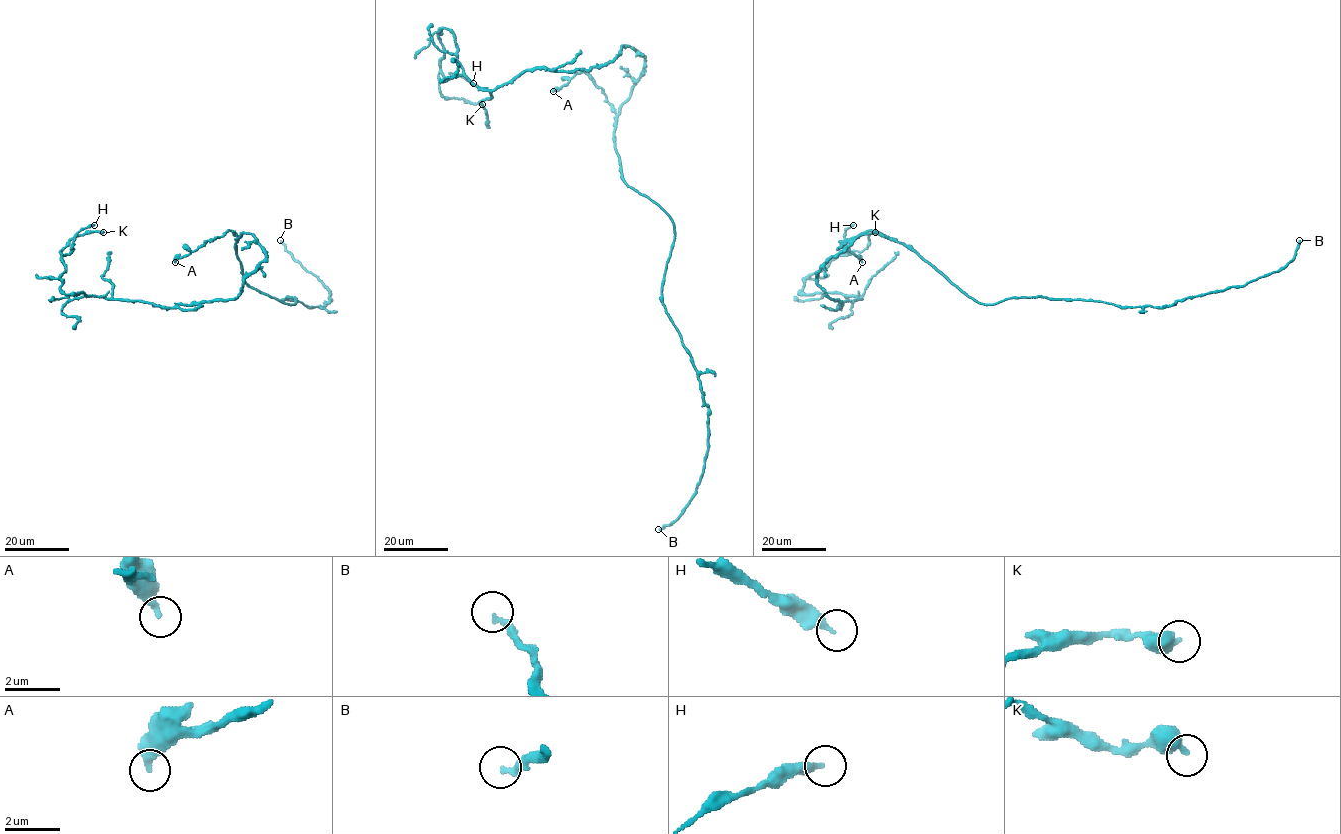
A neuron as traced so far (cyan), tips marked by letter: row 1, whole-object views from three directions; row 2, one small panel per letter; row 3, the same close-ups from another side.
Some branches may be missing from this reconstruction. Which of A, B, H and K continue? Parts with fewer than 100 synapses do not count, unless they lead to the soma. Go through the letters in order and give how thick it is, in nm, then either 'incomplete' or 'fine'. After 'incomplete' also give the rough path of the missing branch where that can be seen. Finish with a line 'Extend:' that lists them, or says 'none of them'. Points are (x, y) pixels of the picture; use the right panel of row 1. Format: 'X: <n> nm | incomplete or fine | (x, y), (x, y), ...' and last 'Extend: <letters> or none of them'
A: 320 nm | fine
B: 240 nm | incomplete
H: 300 nm | fine
K: 400 nm | fine
Extend: B

